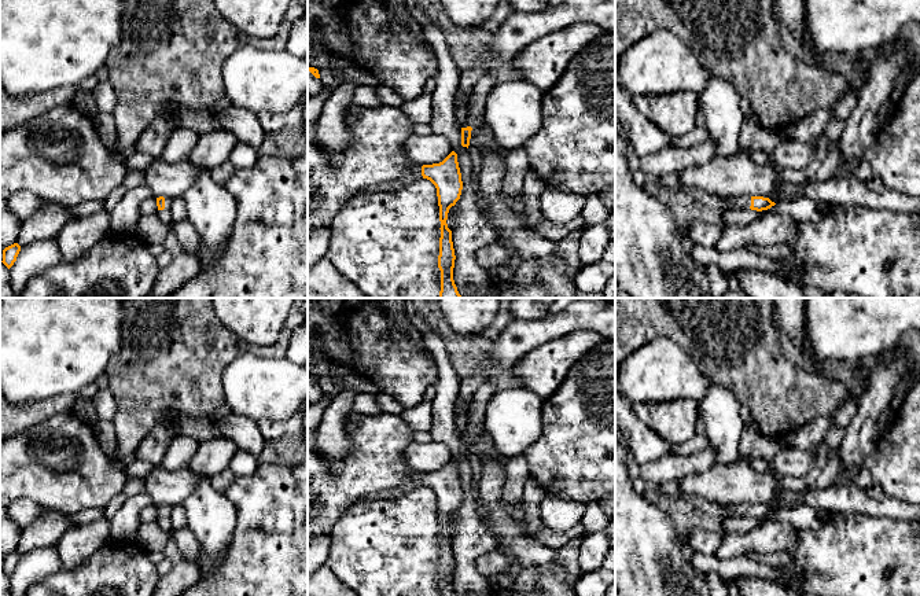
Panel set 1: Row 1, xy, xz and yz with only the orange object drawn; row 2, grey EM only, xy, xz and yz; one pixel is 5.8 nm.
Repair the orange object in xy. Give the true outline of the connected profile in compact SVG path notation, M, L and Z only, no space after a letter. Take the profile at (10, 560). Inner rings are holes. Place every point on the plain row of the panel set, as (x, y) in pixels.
M14 551L3 558L3 571L10 577L21 559L21 553Z

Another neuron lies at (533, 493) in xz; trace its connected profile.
M530 478L523 488L522 503L526 508L526 520L531 529L540 529L544 525L540 514L540 503L545 494L545 490L534 478Z

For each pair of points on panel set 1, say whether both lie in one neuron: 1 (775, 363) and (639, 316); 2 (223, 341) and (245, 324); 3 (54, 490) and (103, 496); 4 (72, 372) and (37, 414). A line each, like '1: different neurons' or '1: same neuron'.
1: same neuron
2: different neurons
3: same neuron
4: different neurons

